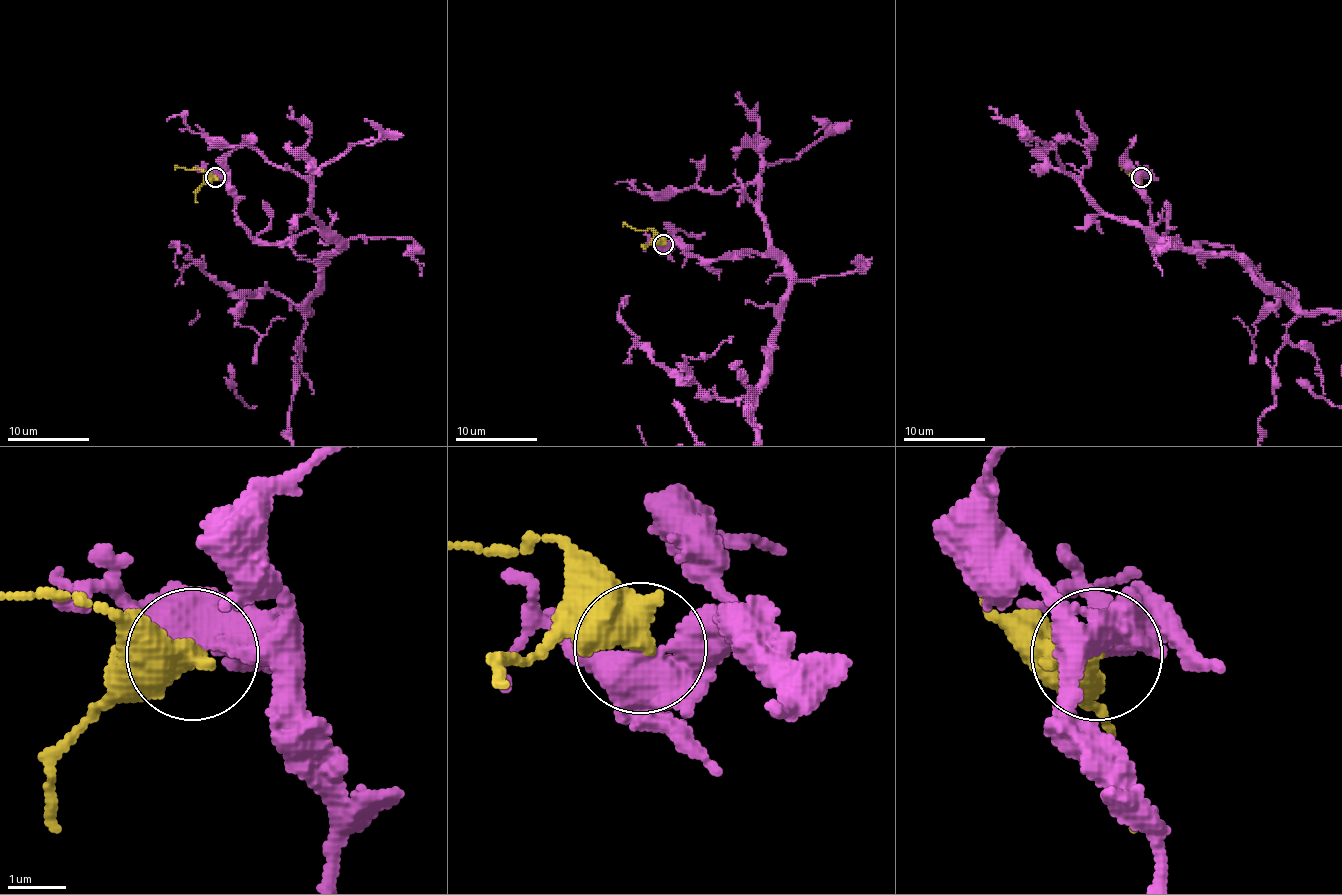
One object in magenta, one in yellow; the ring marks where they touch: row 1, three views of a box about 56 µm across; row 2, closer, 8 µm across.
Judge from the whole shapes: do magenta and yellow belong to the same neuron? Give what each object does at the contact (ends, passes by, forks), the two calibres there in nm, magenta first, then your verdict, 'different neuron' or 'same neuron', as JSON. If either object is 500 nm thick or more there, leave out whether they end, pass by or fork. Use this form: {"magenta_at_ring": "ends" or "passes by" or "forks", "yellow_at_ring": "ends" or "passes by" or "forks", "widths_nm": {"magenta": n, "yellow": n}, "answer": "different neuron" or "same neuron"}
{"widths_nm": {"magenta": 650, "yellow": 550}, "answer": "different neuron"}

